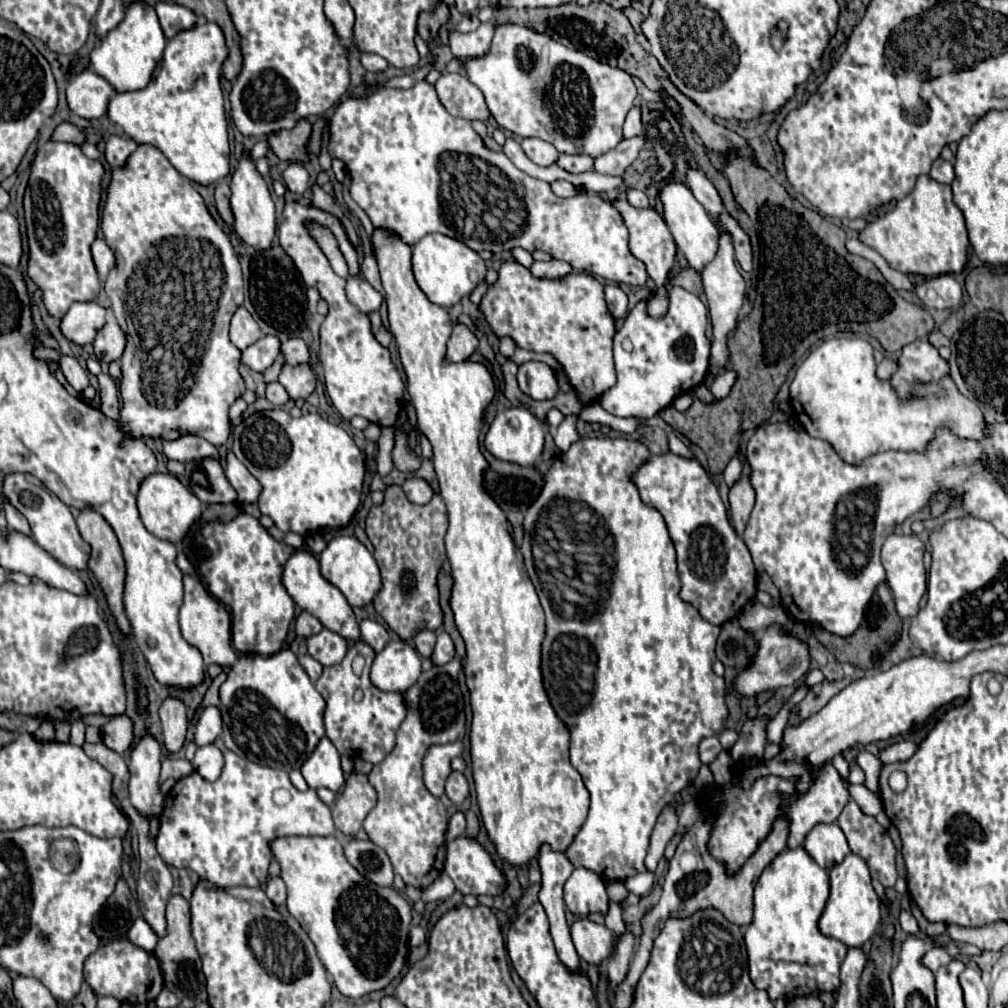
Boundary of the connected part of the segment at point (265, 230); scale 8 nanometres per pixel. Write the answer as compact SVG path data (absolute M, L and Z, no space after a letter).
M244 153L244 157L240 159L234 175L232 175L232 183L230 183L230 205L232 205L232 213L234 213L234 231L236 235L252 247L258 249L268 249L272 245L272 239L276 235L276 221L274 221L274 203L268 191L268 185L264 183L264 179L260 177L260 173L254 167L254 161L250 161Z

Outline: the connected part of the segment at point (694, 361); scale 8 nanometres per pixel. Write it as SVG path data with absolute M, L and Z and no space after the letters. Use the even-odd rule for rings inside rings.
M682 287L668 289L668 311L658 319L648 313L648 297L640 299L614 337L618 383L602 395L600 405L616 417L634 415L650 419L658 411L670 407L676 397L702 385L710 365L710 339L706 337L706 327L706 305ZM624 341L630 341L632 349L624 349Z

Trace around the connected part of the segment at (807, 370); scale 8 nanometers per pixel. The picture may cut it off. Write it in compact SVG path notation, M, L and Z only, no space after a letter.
M832 339L822 343L802 361L790 385L790 401L804 429L832 443L848 463L860 463L866 455L888 449L922 451L940 425L948 425L962 437L982 437L982 411L960 395L950 377L942 379L940 385L918 385L914 395L918 399L900 401L890 383L876 377L874 351L862 339Z

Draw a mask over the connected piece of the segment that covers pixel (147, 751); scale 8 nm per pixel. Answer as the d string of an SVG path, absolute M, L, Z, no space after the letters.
M146 733L130 751L130 801L142 815L160 815L164 795L158 791L162 747Z

